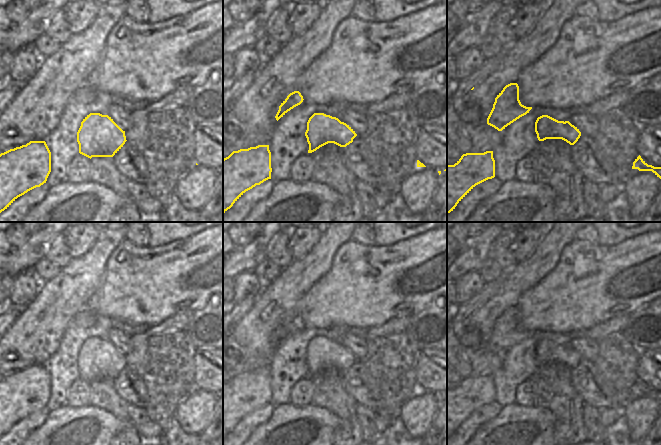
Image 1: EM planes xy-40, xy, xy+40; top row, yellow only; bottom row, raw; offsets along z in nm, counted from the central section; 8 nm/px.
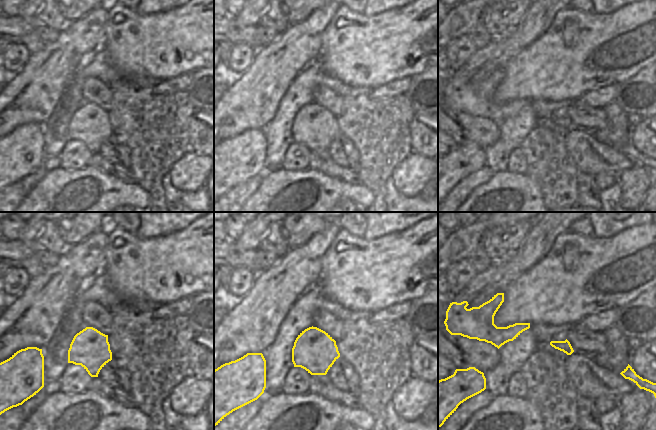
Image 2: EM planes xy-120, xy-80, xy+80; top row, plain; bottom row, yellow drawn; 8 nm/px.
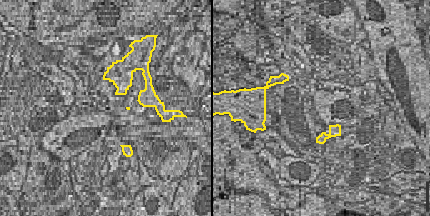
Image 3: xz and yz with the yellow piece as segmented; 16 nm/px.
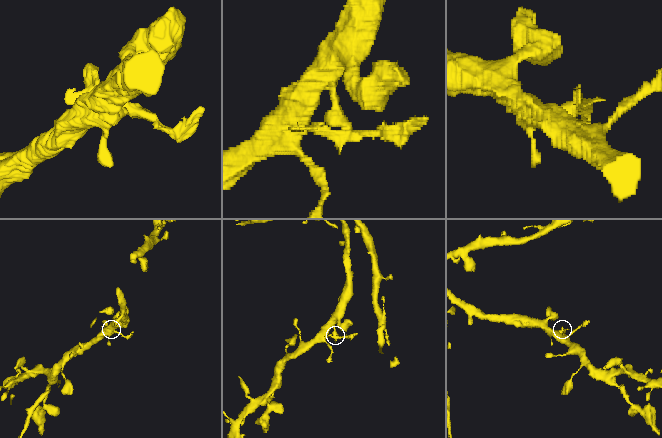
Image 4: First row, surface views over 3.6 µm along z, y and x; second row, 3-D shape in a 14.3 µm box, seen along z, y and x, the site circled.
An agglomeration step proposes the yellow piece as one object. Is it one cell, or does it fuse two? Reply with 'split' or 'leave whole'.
split

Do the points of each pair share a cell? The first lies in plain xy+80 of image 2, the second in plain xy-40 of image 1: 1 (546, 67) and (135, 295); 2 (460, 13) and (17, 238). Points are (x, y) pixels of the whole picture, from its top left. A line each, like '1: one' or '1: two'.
1: one
2: two

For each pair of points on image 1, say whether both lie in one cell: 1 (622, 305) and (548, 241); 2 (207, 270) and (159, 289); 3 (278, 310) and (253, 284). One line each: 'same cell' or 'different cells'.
1: different cells
2: same cell
3: different cells

